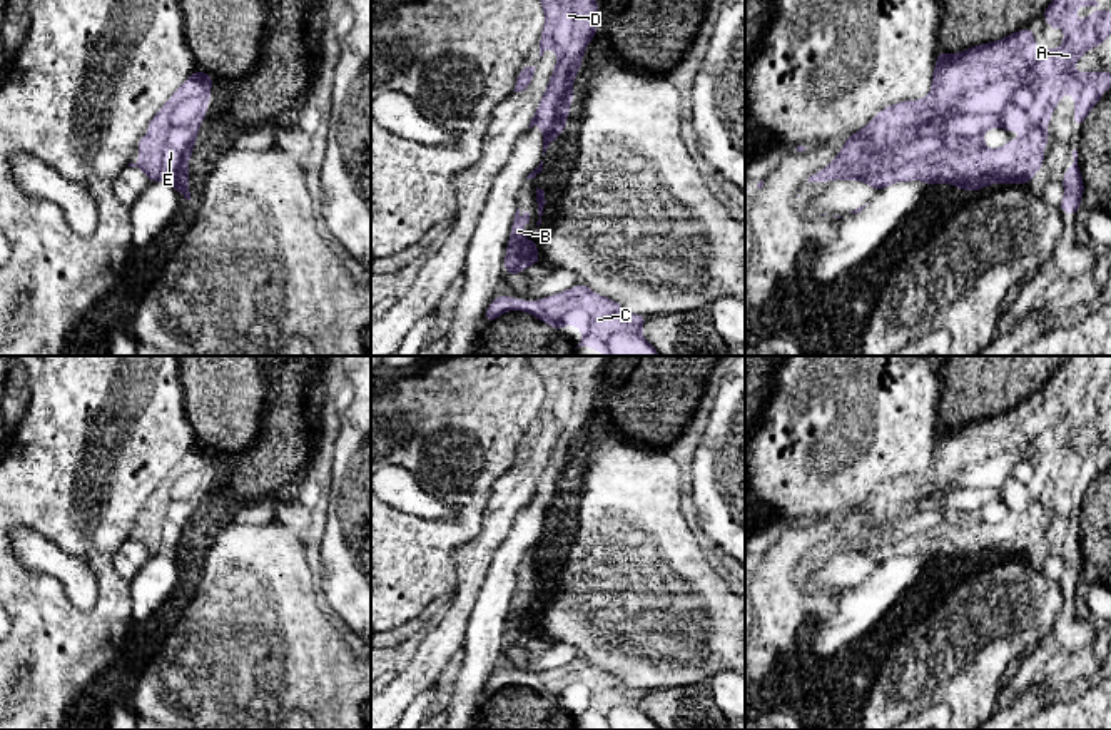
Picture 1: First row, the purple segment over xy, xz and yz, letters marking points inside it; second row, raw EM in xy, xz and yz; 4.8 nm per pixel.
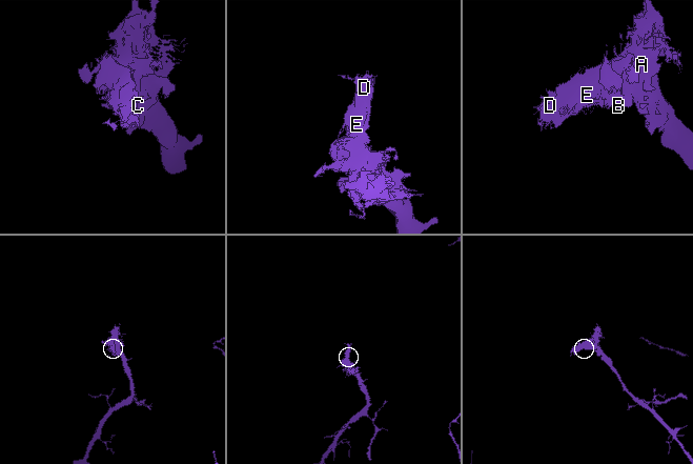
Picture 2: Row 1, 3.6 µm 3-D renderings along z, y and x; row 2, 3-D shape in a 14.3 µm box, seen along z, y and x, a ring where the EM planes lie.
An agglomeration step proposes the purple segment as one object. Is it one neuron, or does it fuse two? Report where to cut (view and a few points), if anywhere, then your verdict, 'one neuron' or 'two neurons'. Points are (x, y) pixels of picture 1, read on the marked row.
cut none; one neuron

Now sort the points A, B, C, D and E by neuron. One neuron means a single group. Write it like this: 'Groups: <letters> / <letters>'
Groups: A B C D E

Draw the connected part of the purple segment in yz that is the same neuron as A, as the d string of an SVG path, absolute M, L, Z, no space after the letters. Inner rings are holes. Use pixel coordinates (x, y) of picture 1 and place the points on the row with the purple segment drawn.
M1053 0L1041 13L1051 30L1064 23L1064 43L1056 50L1034 45L1034 30L1017 30L1001 40L974 45L961 53L937 52L929 95L884 107L865 127L847 137L837 157L807 182L834 179L860 180L880 192L895 182L922 180L936 187L949 182L966 192L977 192L991 184L1027 185L1044 162L1044 144L1051 142L1048 122L1064 92L1076 99L1074 125L1083 127L1088 114L1111 89L1111 72L1076 72L1076 62L1093 47L1104 45L1111 33L1111 12L1101 8L1084 20L1074 20L1078 7L1099 7L1096 0ZM1001 127L1024 132L989 150L984 130Z

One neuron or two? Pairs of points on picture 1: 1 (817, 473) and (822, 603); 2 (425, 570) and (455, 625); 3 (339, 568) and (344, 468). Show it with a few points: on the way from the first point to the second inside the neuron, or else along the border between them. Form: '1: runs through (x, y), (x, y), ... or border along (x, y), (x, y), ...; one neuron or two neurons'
1: runs through (817, 508), (817, 525), (789, 553), (789, 582); one neuron
2: border along (451, 555), (456, 565), (456, 592), (453, 595); two neurons
3: runs through (341, 543), (344, 532), (344, 493); one neuron

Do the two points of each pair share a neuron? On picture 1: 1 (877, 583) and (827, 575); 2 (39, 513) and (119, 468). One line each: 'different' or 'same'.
1: different
2: same

